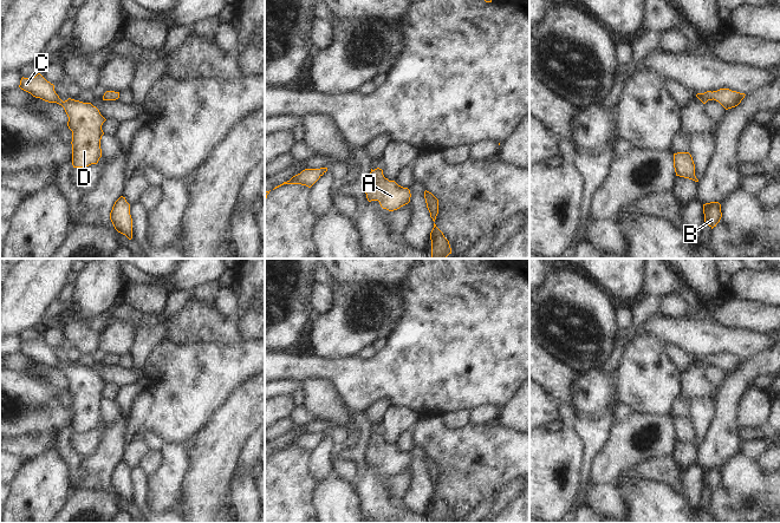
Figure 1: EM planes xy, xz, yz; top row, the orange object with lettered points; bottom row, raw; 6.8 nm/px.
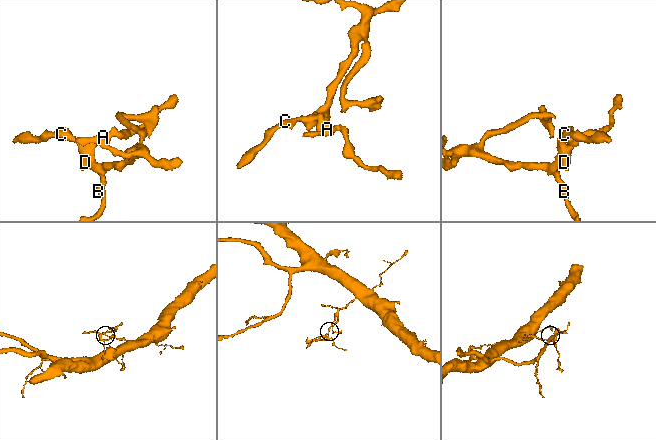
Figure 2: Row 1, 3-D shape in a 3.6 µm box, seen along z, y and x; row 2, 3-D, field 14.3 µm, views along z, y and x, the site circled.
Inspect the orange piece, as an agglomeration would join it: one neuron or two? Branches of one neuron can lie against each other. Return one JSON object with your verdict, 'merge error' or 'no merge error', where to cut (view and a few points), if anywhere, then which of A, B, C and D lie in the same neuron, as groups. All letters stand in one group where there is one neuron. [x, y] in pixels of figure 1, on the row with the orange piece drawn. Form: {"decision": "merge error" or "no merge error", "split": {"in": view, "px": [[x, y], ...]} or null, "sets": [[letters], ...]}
{"decision": "no merge error", "split": null, "sets": [["A", "B", "C", "D"]]}

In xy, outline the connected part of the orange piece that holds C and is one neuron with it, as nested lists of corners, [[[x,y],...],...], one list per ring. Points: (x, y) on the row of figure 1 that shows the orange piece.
[[[40,73],[35,77],[21,78],[19,87],[35,98],[61,105],[69,117],[67,126],[72,131],[72,165],[85,168],[97,164],[102,157],[100,139],[104,135],[103,123],[106,120],[91,103],[69,98],[63,102],[54,91],[54,85]]]

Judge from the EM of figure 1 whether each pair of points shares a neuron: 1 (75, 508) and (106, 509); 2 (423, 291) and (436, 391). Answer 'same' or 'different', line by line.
1: same
2: same

